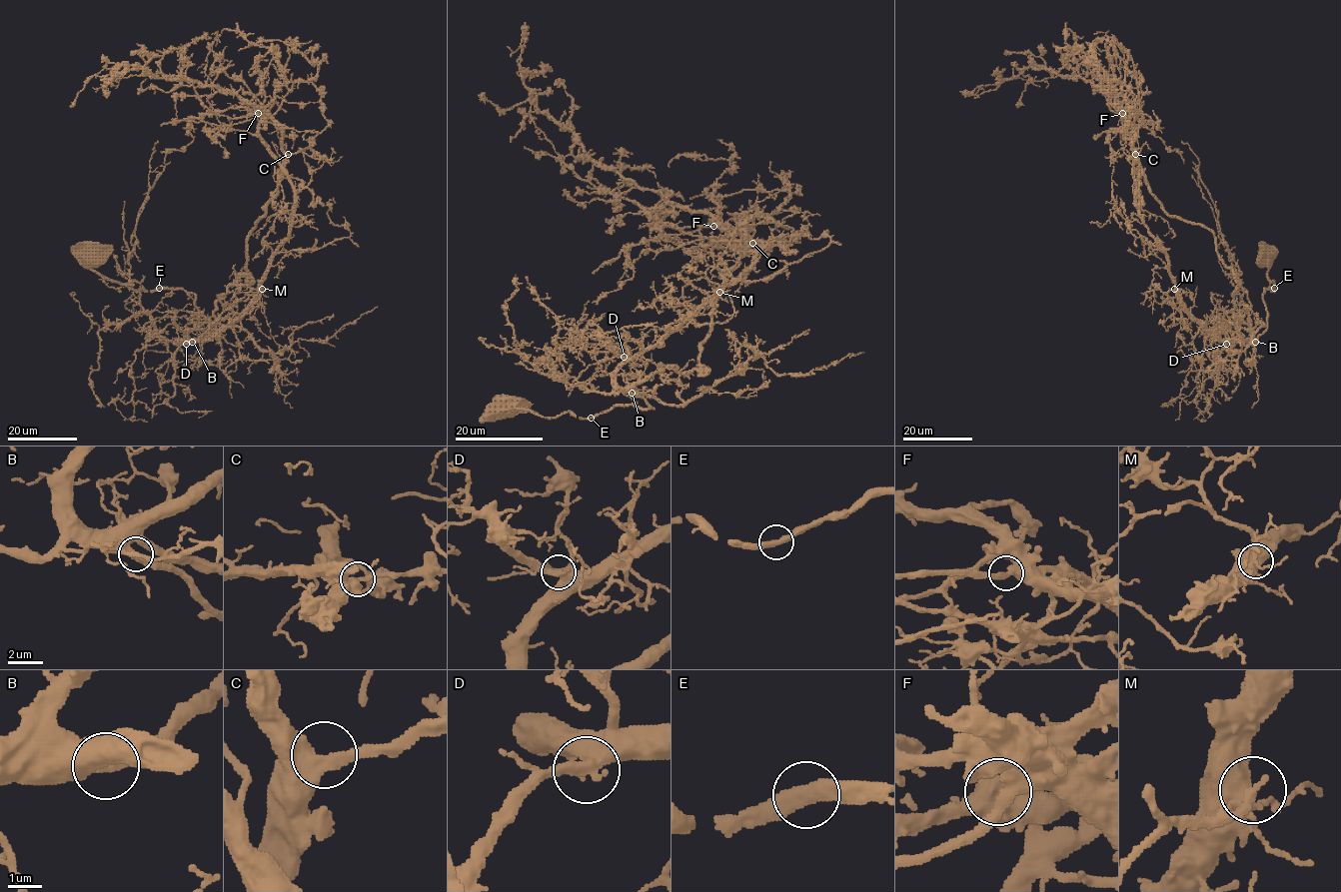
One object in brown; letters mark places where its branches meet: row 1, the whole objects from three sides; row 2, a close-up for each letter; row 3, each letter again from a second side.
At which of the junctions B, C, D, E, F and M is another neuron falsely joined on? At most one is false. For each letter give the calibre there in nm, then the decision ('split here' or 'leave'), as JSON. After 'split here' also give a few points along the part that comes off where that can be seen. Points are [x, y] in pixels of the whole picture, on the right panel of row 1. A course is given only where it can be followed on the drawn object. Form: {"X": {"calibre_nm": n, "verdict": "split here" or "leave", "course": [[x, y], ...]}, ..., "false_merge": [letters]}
{"B": {"calibre_nm": 400, "verdict": "leave"}, "C": {"calibre_nm": 480, "verdict": "leave"}, "D": {"calibre_nm": 440, "verdict": "leave"}, "E": {"calibre_nm": 440, "verdict": "leave"}, "F": {"calibre_nm": 400, "verdict": "leave"}, "M": {"calibre_nm": 480, "verdict": "leave"}, "false_merge": []}

